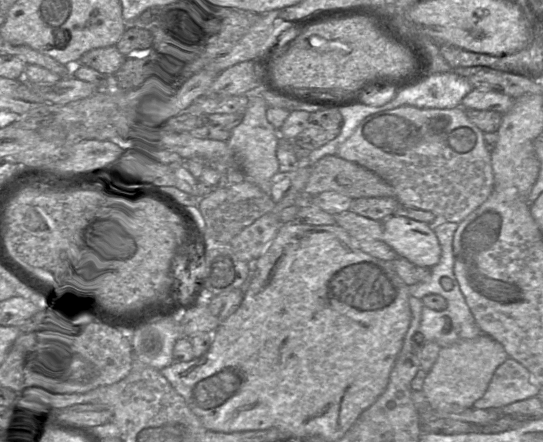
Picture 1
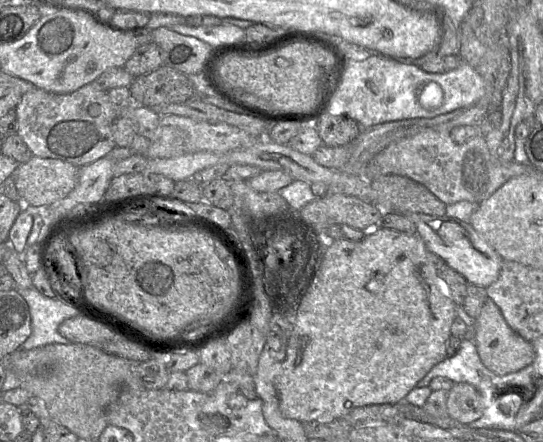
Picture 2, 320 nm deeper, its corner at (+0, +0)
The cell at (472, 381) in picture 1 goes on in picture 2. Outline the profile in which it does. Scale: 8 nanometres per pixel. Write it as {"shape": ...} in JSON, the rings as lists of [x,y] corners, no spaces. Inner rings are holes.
{"shape":[[[454,383],[447,392],[447,412],[462,424],[470,424],[483,414],[483,400],[480,392],[471,384]]]}

